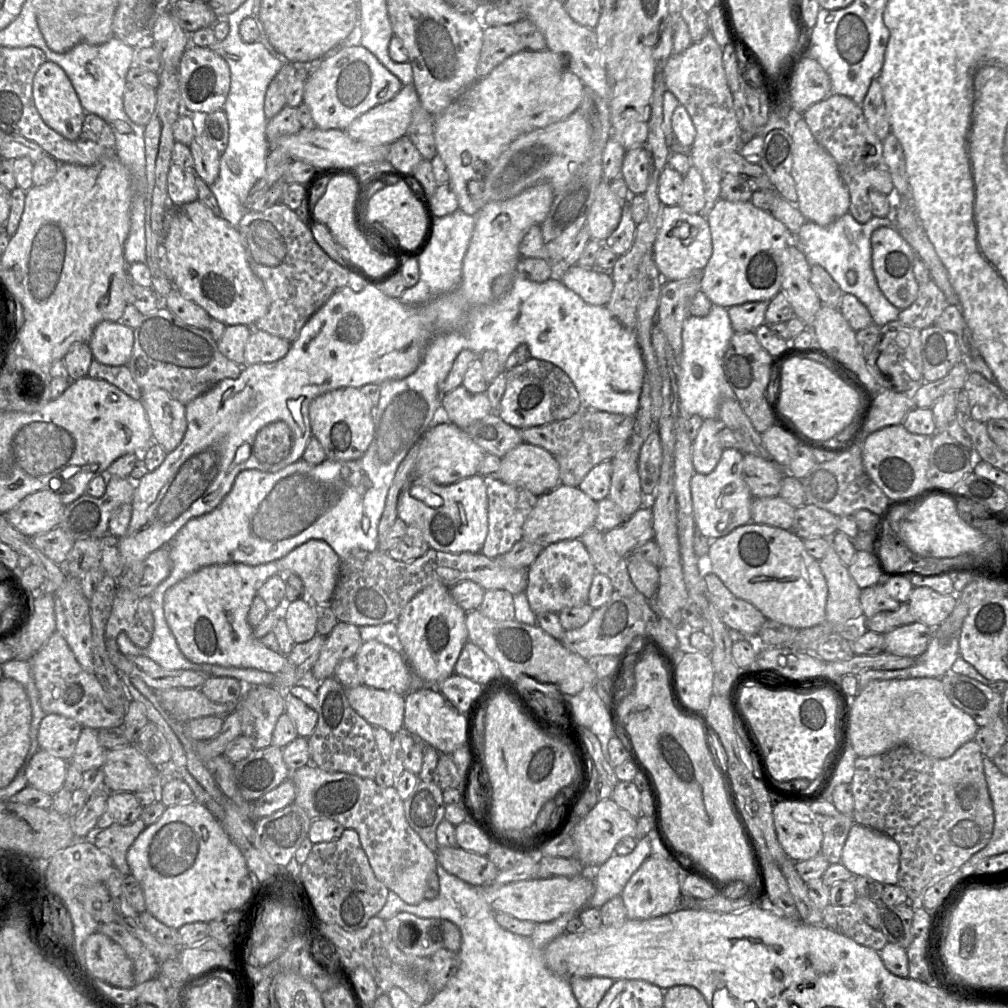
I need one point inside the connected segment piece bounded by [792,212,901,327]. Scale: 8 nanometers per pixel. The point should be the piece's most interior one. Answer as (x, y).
(843, 248)

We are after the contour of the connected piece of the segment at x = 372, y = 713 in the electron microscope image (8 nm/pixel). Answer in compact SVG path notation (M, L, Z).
M366 685L345 688L345 693L354 711L372 726L380 726L392 735L405 732L405 695Z

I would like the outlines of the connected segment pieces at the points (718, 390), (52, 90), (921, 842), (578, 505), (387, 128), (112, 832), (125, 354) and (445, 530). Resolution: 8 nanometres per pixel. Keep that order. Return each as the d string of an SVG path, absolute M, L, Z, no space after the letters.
M712 304L708 315L689 315L682 326L682 352L678 357L677 386L682 417L698 415L703 420L718 419L719 407L726 399L737 399L726 380L722 361L734 334L728 310Z
M51 61L44 62L33 78L32 95L42 120L54 131L68 140L79 138L86 114L79 97L64 70Z
M974 739L962 745L952 756L946 759L929 757L908 746L898 746L883 754L874 756L858 757L855 761L854 775L850 786L854 798L854 811L852 814L854 823L880 831L898 843L901 853L897 885L904 889L914 910L917 907L922 907L922 896L936 879L960 869L974 854L985 848L992 837L995 823L993 803L984 774L983 754L979 744Z
M560 484L553 490L538 496L537 503L522 527L522 539L546 547L562 540L578 539L595 524L597 502L578 487Z
M414 85L402 86L391 100L358 116L345 131L351 138L369 145L392 144L406 135L418 105L420 99Z
M139 818L128 826L113 824L103 830L96 829L94 845L110 856L114 867L122 874L129 875L131 870L126 859L127 852L146 827Z
M102 321L94 328L88 345L96 361L108 366L126 365L133 351L133 329L118 321Z
M477 474L449 485L440 485L417 477L402 496L398 518L408 526L420 529L432 549L478 553L488 533L488 497L484 478Z

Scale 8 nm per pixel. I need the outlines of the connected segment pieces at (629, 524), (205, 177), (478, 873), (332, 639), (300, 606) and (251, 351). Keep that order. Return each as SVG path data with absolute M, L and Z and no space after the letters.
M639 508L618 527L603 532L605 543L619 556L627 556L632 549L653 540L651 508Z
M205 133L196 135L189 147L194 158L194 174L207 185L213 184L219 176L221 153Z
M459 846L439 847L435 854L437 863L448 873L473 886L490 885L499 873L486 855L469 852Z
M338 621L326 637L319 657L312 667L311 676L319 682L334 677L339 663L354 658L362 643L359 626Z
M302 598L286 602L284 620L296 644L307 642L317 635L316 614L308 601Z
M253 329L245 345L244 365L275 362L288 353L290 345L287 340Z

